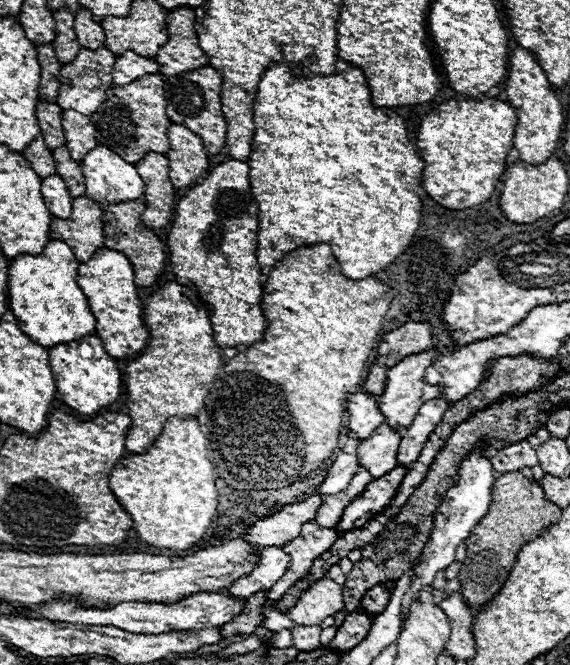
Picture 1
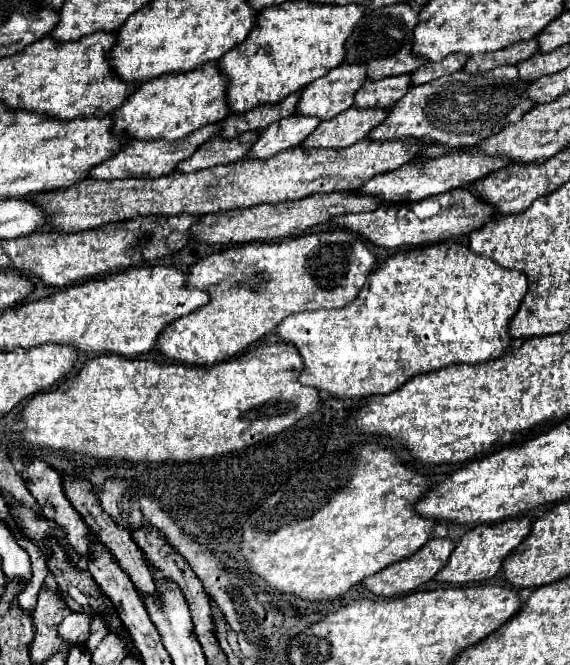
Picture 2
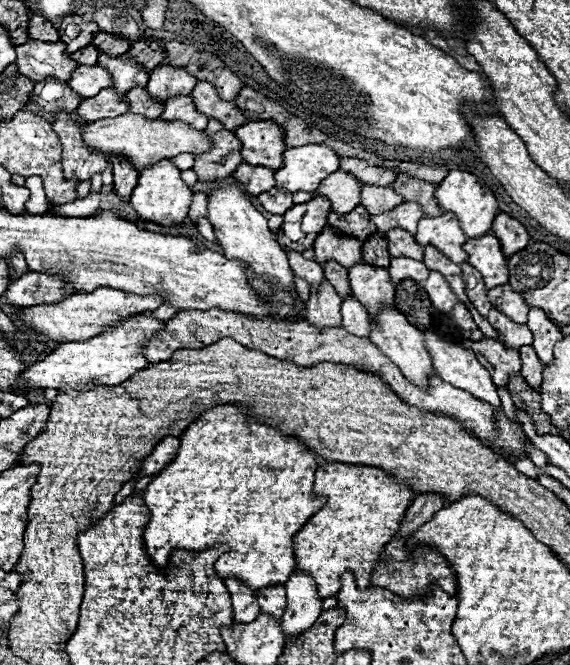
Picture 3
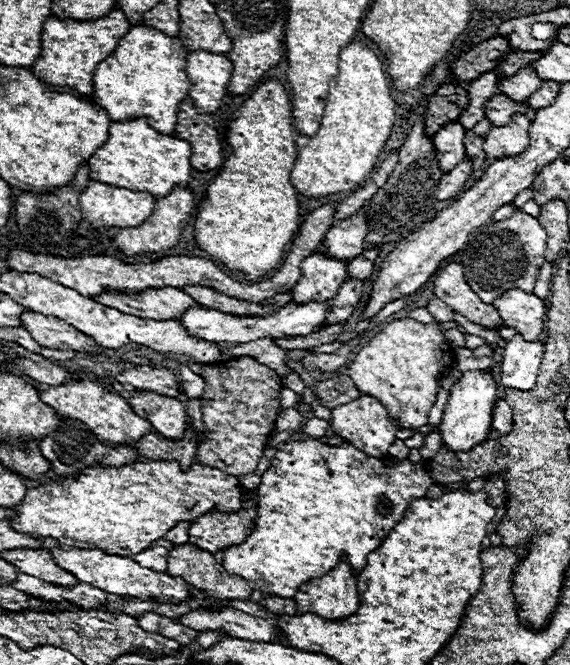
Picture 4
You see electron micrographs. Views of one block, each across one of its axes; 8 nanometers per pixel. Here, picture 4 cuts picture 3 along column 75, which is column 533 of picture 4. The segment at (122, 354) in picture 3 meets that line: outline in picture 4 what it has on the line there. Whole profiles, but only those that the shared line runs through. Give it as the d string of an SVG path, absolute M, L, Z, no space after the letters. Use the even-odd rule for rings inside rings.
M516 334L502 352L502 366L498 382L504 388L530 390L536 386L538 368L544 356L542 342L528 342L520 334Z

